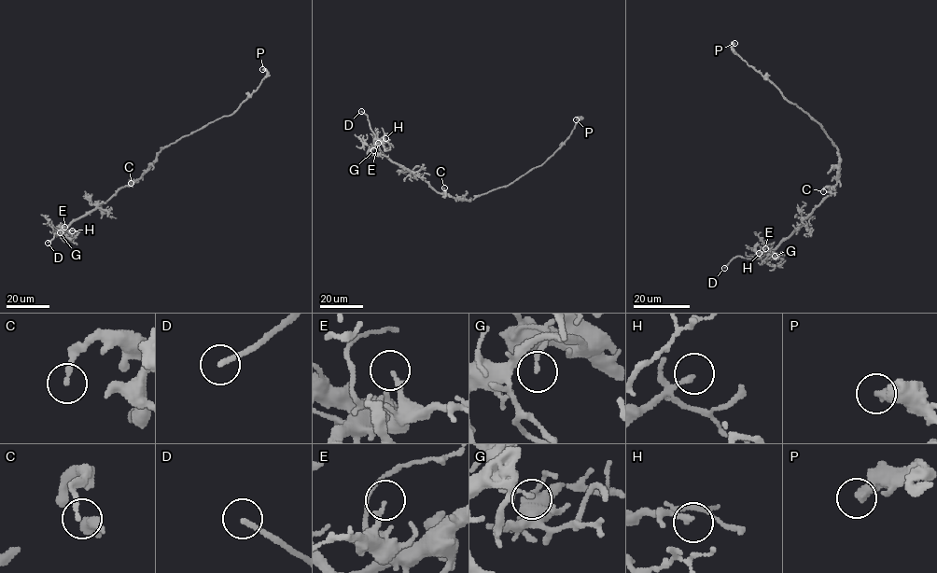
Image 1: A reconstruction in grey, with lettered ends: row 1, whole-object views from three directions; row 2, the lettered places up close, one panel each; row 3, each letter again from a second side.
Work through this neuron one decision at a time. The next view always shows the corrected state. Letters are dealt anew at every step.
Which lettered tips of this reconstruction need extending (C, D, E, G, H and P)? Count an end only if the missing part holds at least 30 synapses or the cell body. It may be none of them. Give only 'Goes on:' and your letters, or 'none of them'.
Goes on: D

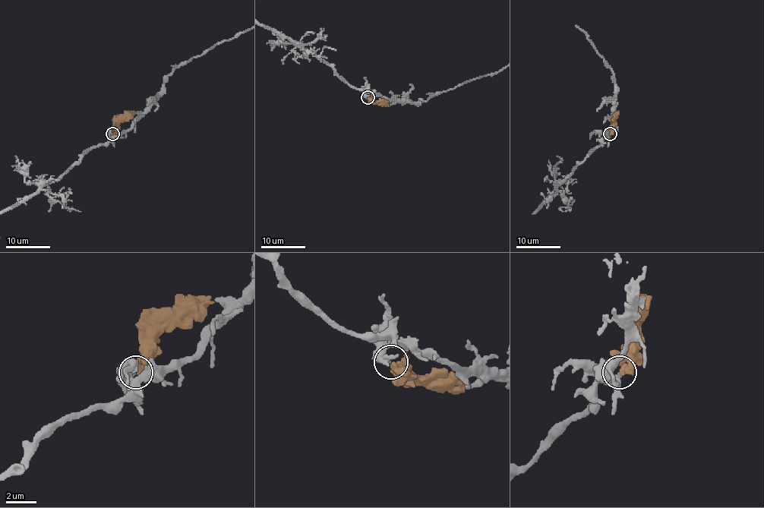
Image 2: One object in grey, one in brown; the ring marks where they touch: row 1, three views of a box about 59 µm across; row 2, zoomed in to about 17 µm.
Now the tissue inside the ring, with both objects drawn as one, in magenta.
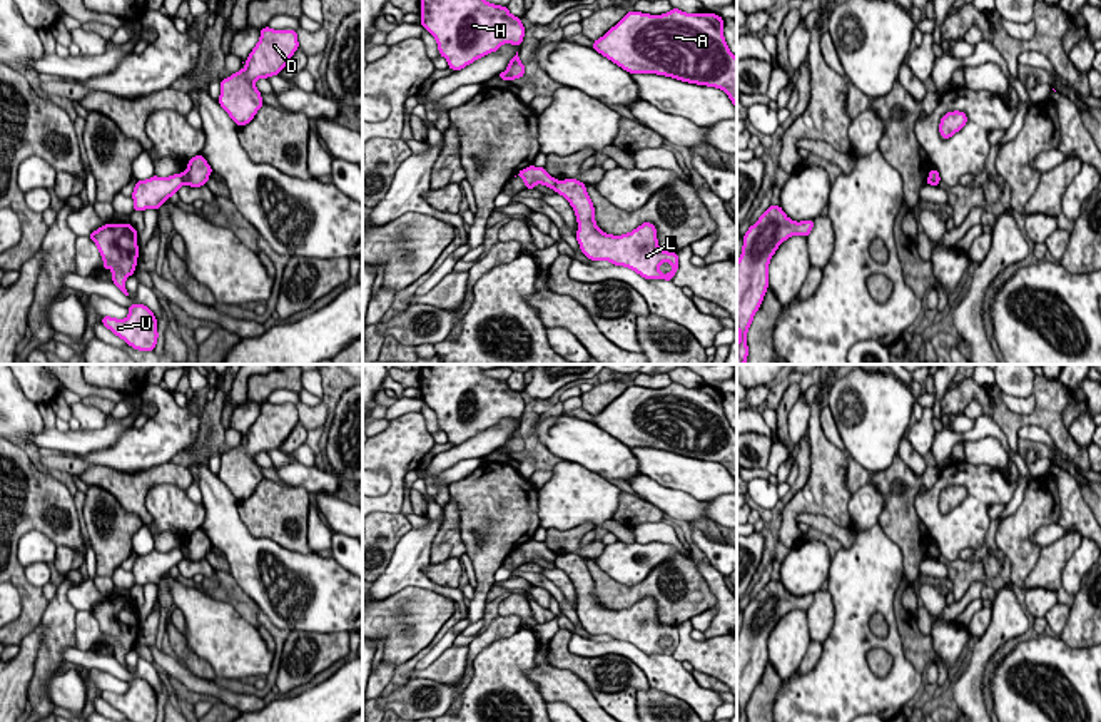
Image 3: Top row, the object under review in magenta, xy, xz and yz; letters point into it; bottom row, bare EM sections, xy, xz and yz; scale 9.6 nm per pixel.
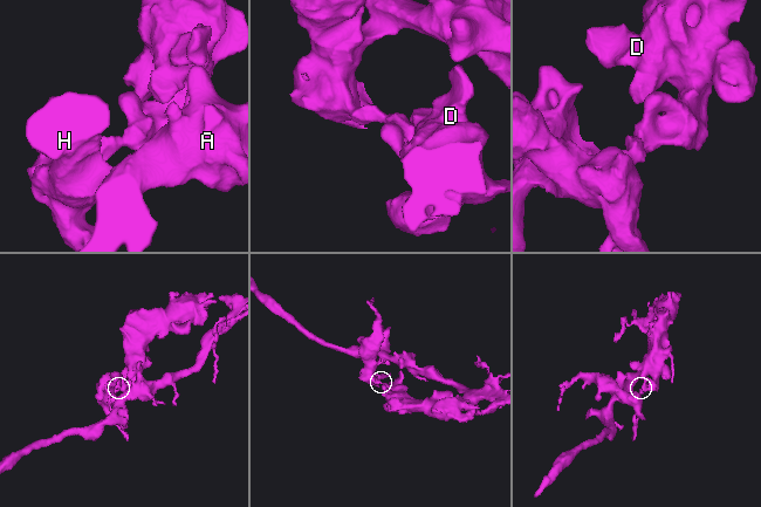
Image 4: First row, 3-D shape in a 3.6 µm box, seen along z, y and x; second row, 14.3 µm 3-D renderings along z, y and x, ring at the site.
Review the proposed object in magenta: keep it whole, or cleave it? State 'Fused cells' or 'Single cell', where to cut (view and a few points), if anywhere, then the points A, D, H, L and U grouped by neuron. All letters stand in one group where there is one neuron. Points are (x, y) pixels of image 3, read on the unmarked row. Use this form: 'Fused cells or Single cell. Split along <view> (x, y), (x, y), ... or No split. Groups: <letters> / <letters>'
Fused cells. Split along xy (179, 549), (184, 557). Groups: A H U / D L

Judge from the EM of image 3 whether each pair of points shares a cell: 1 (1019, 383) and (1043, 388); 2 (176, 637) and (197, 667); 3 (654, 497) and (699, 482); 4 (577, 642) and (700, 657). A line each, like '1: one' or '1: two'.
1: two
2: one
3: two
4: two

